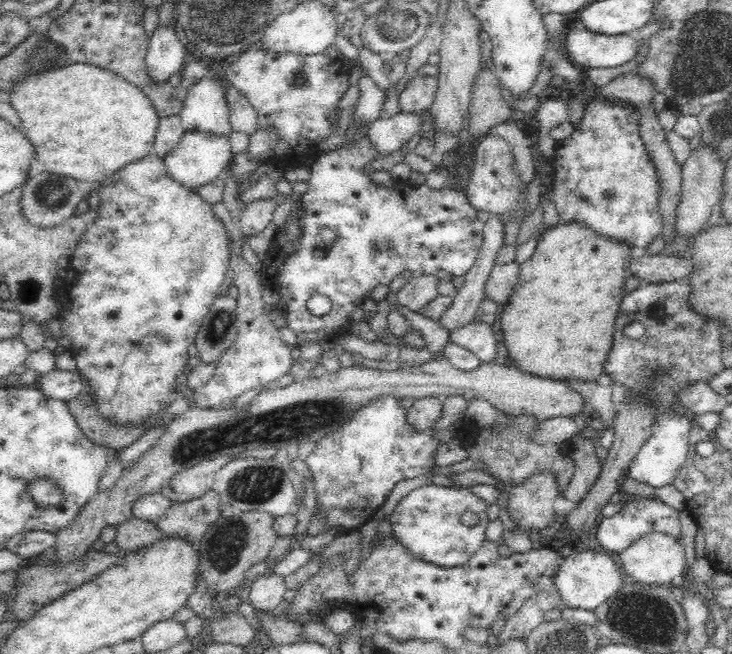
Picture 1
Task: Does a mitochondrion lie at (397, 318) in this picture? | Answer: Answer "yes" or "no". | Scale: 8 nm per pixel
no

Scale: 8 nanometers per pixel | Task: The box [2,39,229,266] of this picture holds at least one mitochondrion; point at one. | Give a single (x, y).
(49, 193)

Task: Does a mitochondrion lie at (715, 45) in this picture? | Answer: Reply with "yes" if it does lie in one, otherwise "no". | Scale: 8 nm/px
yes

